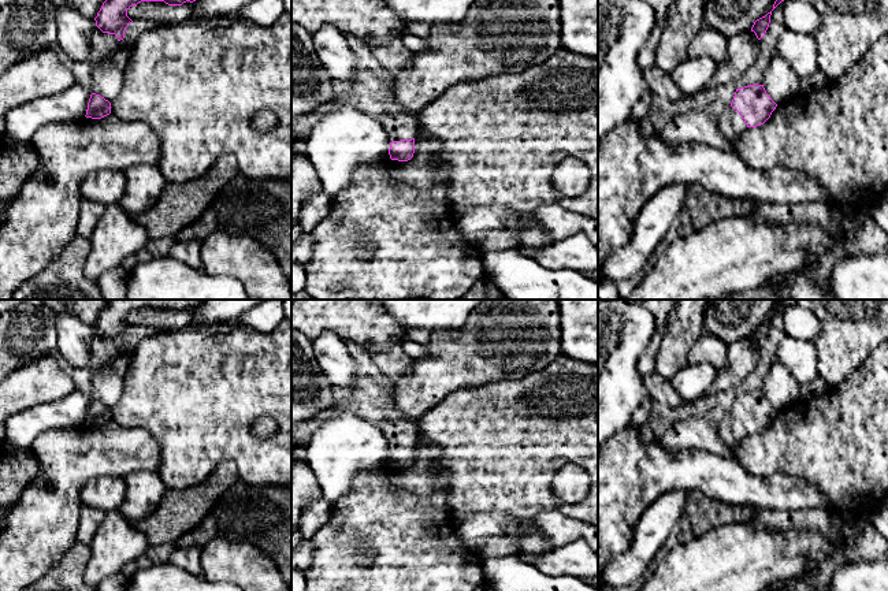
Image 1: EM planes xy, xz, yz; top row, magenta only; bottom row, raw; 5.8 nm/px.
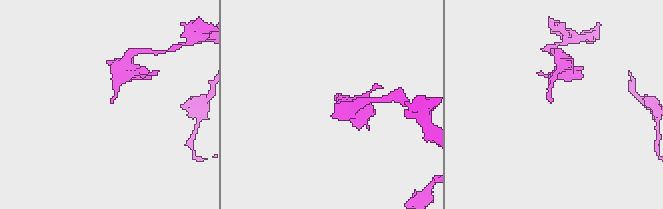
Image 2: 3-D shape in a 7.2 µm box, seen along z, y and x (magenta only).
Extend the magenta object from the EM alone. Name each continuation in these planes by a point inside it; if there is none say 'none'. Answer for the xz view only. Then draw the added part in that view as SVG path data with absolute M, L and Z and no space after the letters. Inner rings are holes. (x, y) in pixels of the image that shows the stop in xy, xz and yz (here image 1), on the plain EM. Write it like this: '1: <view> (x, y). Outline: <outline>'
1: xz (398, 432). Outline: M409 419L382 420L379 430L390 449L412 446L419 438L417 424Z

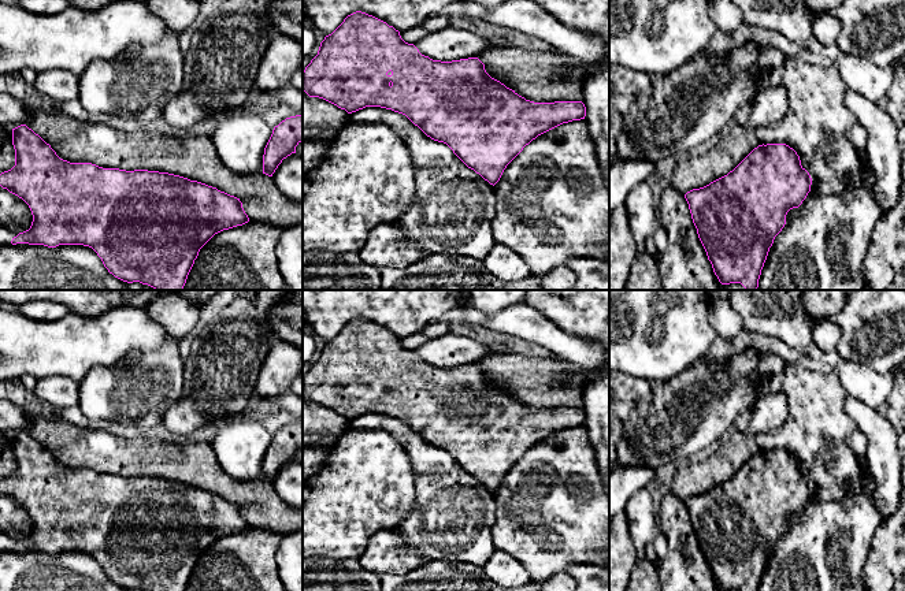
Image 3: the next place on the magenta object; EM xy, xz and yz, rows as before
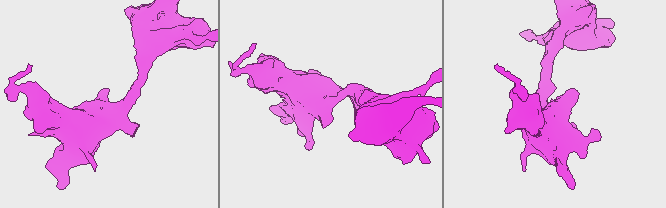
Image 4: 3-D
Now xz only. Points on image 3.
none

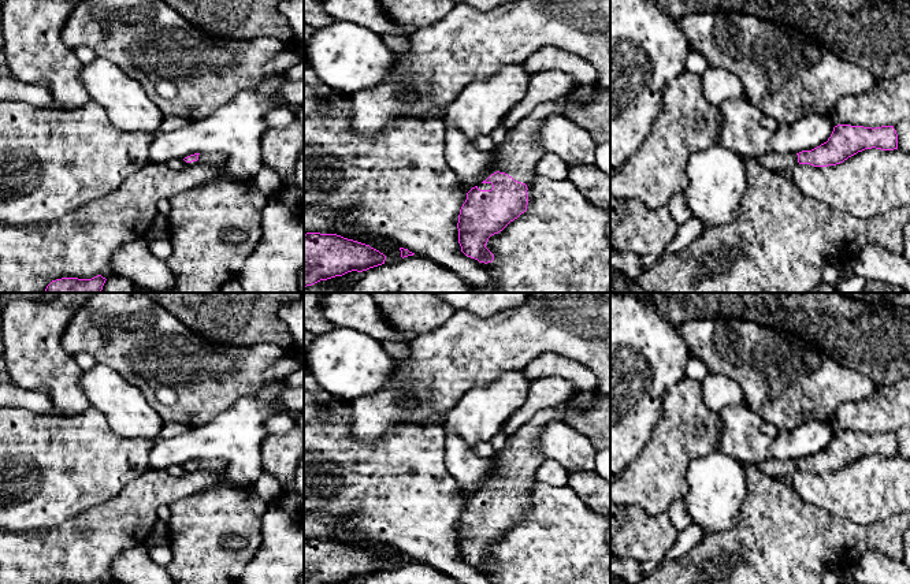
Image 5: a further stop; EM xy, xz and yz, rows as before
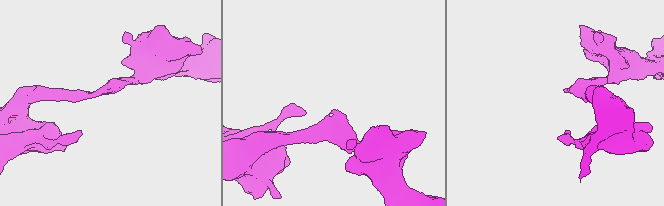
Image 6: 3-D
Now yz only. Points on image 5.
1: yz (776, 468). Outline: M773 457L761 462L758 468L775 479L792 477L799 470L796 460L776 460Z

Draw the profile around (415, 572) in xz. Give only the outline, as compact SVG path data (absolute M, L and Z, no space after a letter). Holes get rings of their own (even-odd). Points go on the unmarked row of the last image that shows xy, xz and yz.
M413 561L397 569L382 570L364 577L360 584L460 584L431 565Z

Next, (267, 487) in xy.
M261 470L261 475L253 488L256 494L267 503L278 499L282 492L281 481L267 470Z

